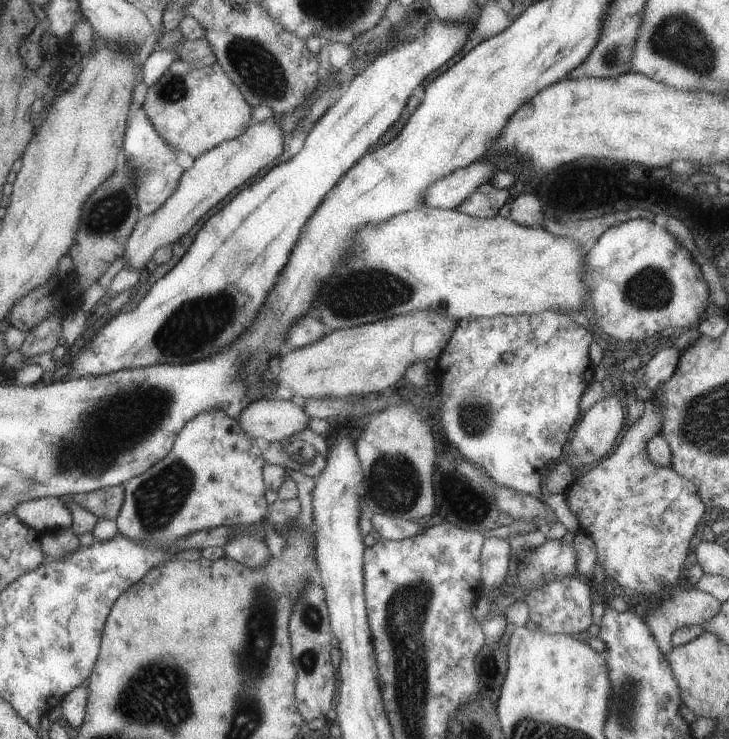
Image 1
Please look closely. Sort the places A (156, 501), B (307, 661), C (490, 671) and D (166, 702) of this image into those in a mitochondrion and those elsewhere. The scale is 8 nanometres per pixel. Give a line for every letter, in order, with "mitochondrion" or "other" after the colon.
A: mitochondrion
B: mitochondrion
C: other
D: mitochondrion

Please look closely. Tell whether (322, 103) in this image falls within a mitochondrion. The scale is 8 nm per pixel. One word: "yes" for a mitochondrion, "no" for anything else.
no

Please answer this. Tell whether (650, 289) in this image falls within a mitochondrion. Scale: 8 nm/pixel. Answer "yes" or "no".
yes

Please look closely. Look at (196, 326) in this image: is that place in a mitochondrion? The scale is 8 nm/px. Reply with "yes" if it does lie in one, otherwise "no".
yes

